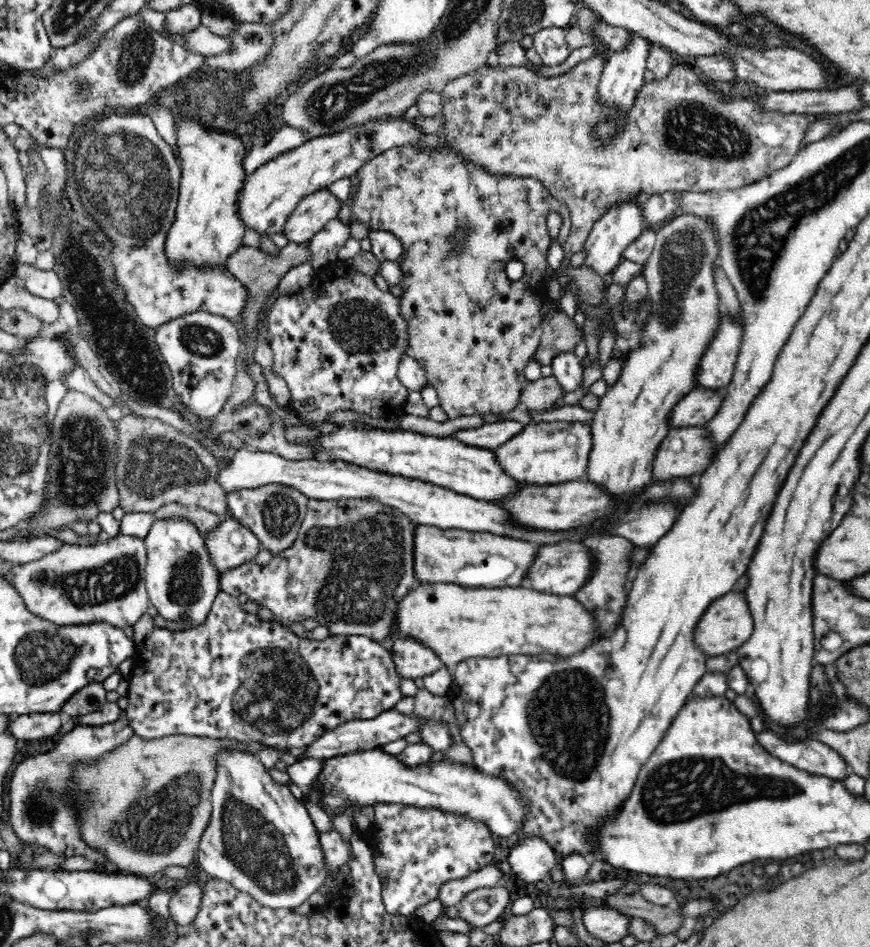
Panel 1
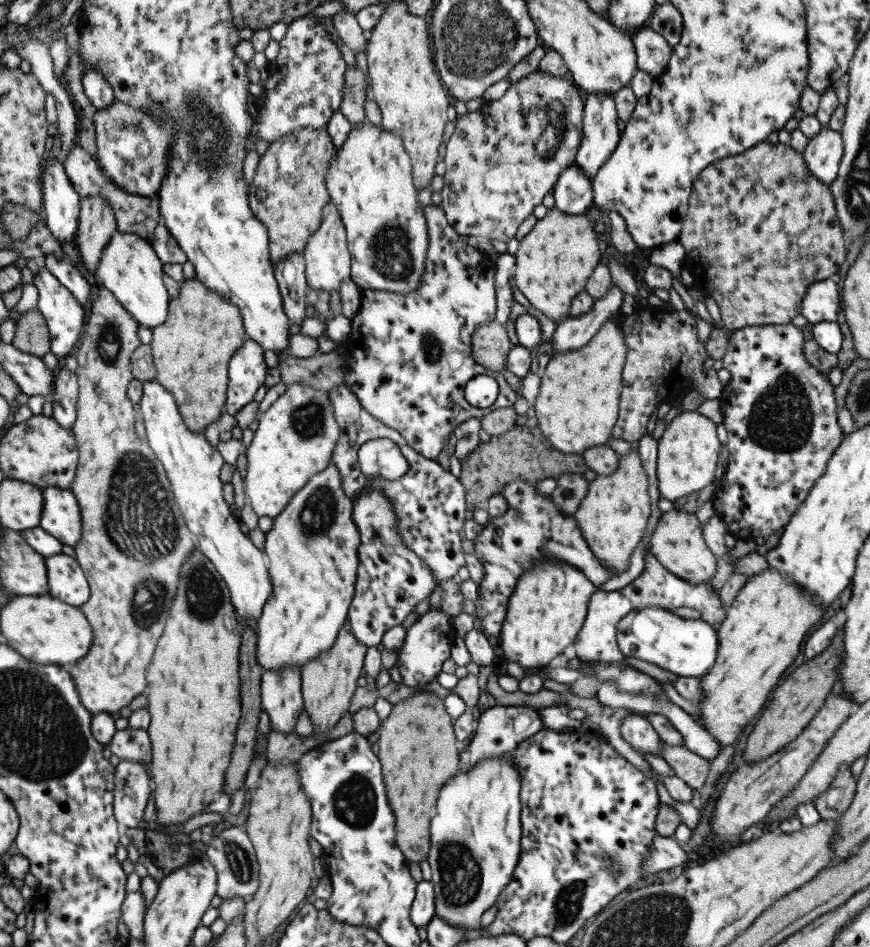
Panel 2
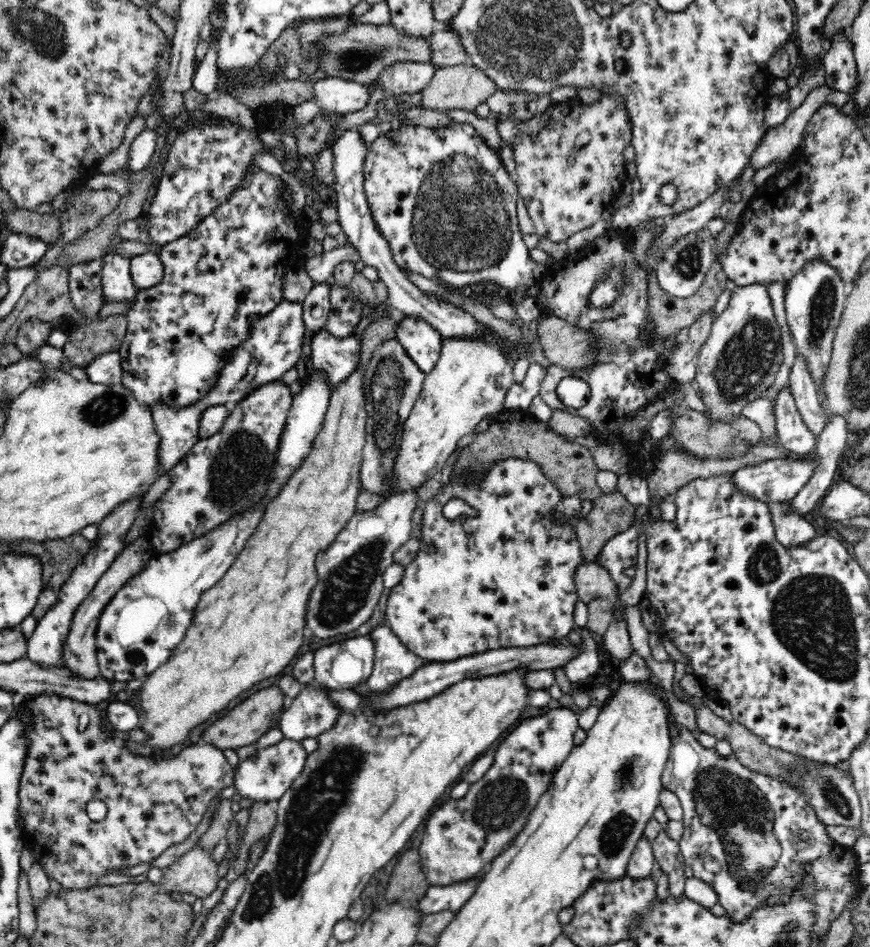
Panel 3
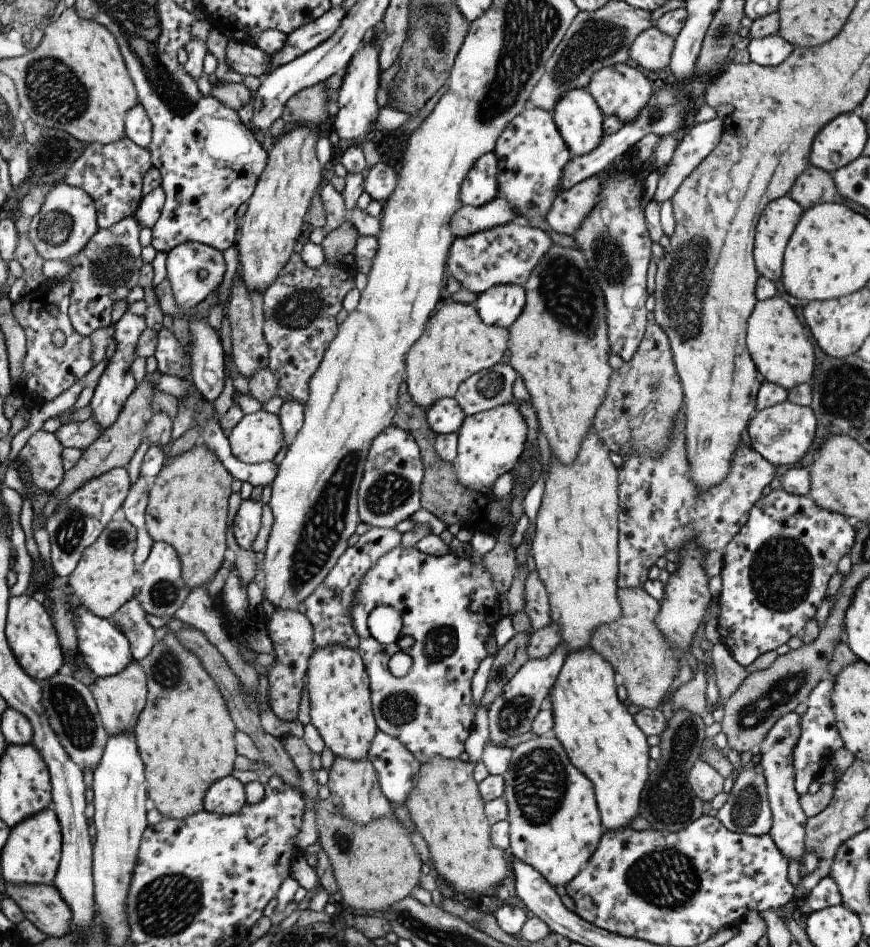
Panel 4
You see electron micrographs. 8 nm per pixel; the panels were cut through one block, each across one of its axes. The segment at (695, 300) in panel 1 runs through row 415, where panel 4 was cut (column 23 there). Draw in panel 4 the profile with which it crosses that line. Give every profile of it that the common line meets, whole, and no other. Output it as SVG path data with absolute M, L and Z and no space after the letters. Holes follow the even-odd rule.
M26 593L10 597L5 624L5 635L18 664L36 681L48 680L60 671L65 670L58 634L50 620L52 613L44 607L41 598L28 596Z

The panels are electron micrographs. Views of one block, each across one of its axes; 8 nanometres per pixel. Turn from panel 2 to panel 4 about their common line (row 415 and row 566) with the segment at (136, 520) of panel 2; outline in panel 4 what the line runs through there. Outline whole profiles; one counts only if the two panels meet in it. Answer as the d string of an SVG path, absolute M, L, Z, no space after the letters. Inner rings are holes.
M111 520L102 534L82 553L74 572L68 577L72 593L79 603L92 614L112 621L122 604L136 595L130 576L134 574L134 550L136 548L136 528L128 520Z

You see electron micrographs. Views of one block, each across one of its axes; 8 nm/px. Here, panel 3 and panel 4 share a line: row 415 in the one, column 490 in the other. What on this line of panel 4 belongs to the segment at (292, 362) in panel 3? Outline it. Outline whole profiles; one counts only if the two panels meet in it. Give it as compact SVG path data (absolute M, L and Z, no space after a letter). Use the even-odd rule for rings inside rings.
M494 152L480 156L474 161L474 168L466 174L460 188L462 204L484 206L498 194L498 158Z

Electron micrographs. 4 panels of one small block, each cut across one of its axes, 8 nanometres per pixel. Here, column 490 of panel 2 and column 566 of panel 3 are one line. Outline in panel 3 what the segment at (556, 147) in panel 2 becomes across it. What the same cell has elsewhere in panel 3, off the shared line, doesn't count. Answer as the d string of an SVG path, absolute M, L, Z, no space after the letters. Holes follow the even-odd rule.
M602 94L600 102L584 104L579 98L550 105L540 116L519 124L517 138L510 144L516 163L516 186L538 236L552 242L566 241L570 236L596 224L602 212L611 209L622 186L629 179L624 148L631 145L632 123L625 102L614 94Z

